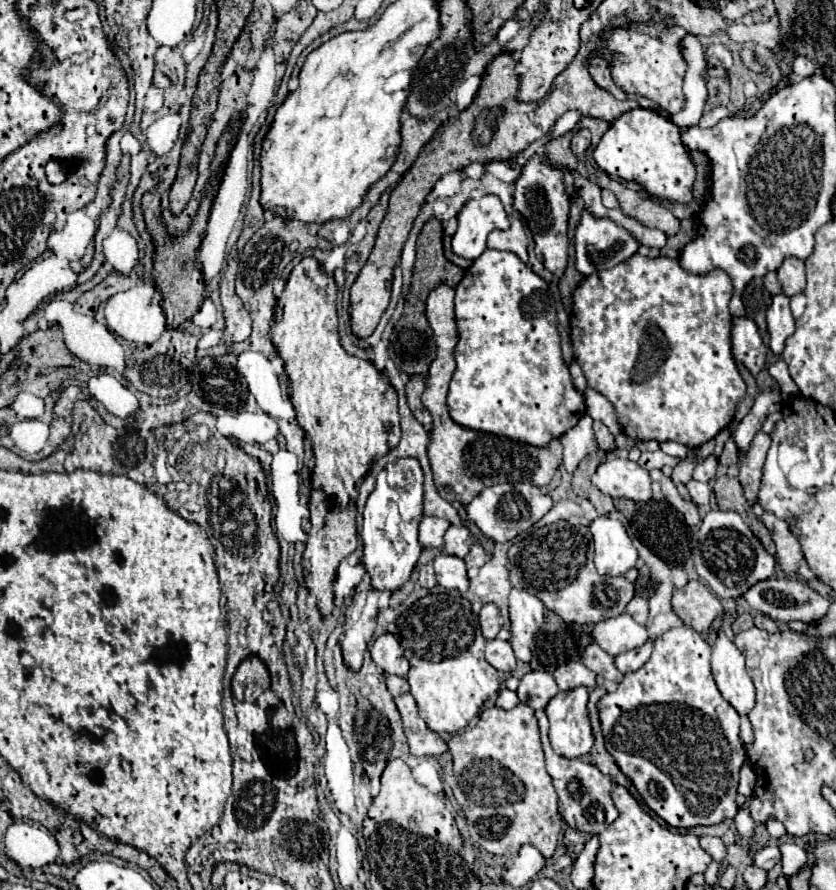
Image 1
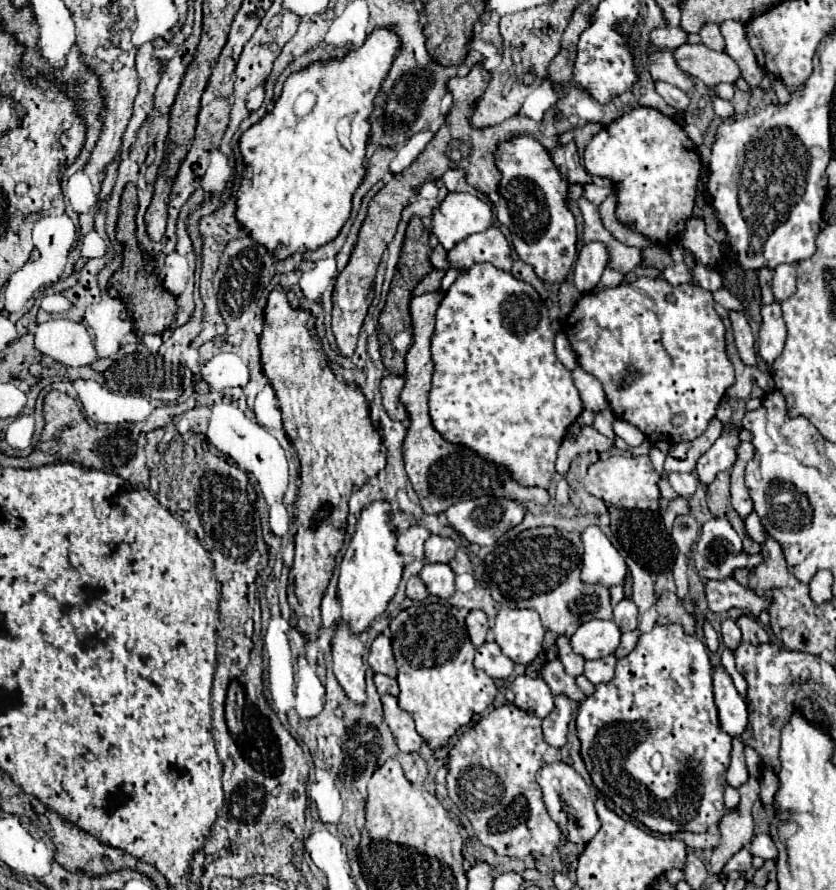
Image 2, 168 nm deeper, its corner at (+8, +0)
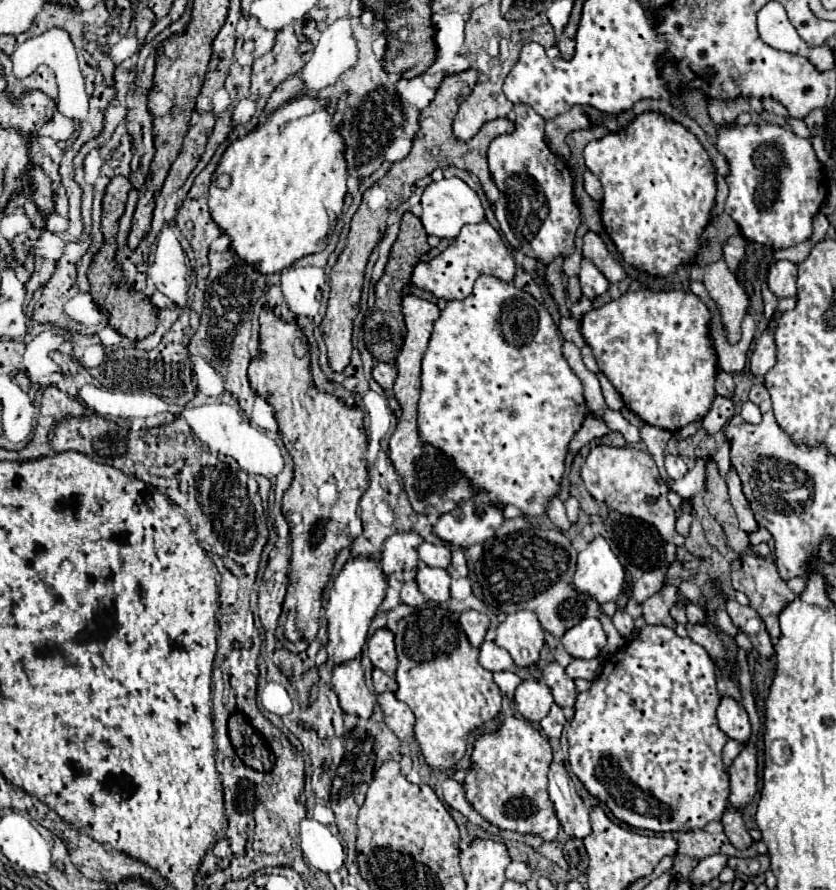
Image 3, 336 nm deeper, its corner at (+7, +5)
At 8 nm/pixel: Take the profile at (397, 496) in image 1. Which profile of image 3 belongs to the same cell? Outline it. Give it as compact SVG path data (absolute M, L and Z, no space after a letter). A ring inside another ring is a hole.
M359 557L359 559L347 561L347 565L341 569L337 579L333 581L333 587L329 589L329 603L325 609L325 621L327 621L325 649L327 649L329 669L343 665L345 661L351 661L353 657L361 655L367 643L369 623L385 597L385 589L387 589L387 581L383 579L381 563L375 559Z

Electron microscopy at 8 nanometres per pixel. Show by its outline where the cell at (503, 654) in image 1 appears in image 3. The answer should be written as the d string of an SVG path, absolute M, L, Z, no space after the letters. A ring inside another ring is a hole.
M485 641L485 643L479 647L479 651L481 651L479 663L481 663L485 669L493 671L493 673L497 673L497 671L507 671L507 669L511 669L511 667L515 665L513 659L509 657L509 653L505 653L505 649L497 647L493 641Z

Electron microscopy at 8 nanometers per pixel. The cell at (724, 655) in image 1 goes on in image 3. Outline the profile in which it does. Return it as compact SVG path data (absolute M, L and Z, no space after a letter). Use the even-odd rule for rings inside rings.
M721 699L721 705L717 709L717 719L719 719L719 729L729 739L747 745L751 737L751 725L749 725L747 711L743 709L741 703L737 703L735 699Z

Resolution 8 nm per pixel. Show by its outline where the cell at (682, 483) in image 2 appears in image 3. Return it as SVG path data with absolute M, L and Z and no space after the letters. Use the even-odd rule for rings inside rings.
M665 455L665 469L669 477L681 479L687 473L687 463L679 455Z

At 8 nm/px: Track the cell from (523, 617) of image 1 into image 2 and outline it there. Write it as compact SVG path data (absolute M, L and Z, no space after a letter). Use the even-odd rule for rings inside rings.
M502 608L492 632L502 652L518 664L530 664L542 648L544 626L530 608Z

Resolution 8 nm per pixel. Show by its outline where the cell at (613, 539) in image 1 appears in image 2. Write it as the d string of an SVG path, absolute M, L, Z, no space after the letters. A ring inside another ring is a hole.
M590 524L582 532L582 542L582 580L586 584L602 584L606 588L622 584L628 568L610 538L598 526Z

